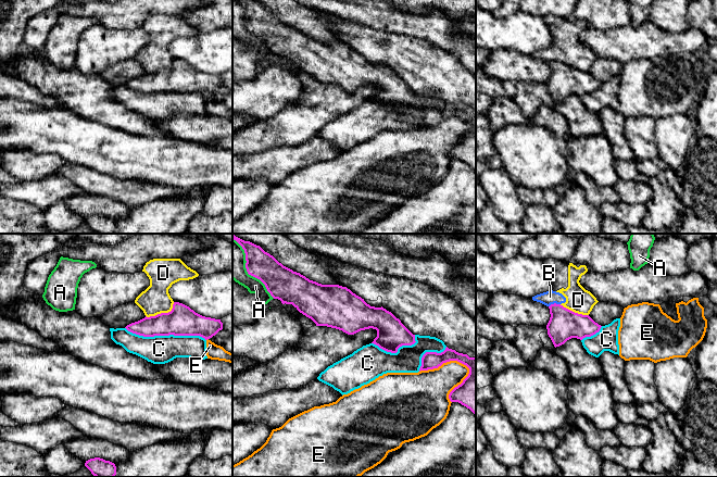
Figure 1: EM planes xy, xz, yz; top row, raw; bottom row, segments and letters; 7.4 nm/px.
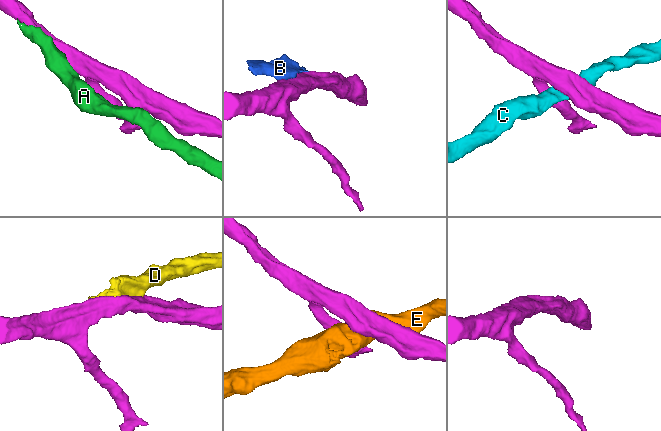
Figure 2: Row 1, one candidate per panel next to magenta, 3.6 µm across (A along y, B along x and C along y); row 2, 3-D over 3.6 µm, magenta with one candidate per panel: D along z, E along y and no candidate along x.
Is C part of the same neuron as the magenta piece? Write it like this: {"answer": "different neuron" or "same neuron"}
{"answer": "different neuron"}

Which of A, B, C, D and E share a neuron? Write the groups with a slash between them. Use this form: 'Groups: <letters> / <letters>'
Groups: A / B D / C / E

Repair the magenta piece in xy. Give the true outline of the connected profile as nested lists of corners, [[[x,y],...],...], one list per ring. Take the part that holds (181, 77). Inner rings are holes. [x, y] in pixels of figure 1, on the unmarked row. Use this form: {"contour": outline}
{"contour": [[[174,59],[171,68],[146,73],[125,85],[143,93],[200,92],[207,97],[223,86],[223,79],[221,76],[202,73],[183,60]]]}

